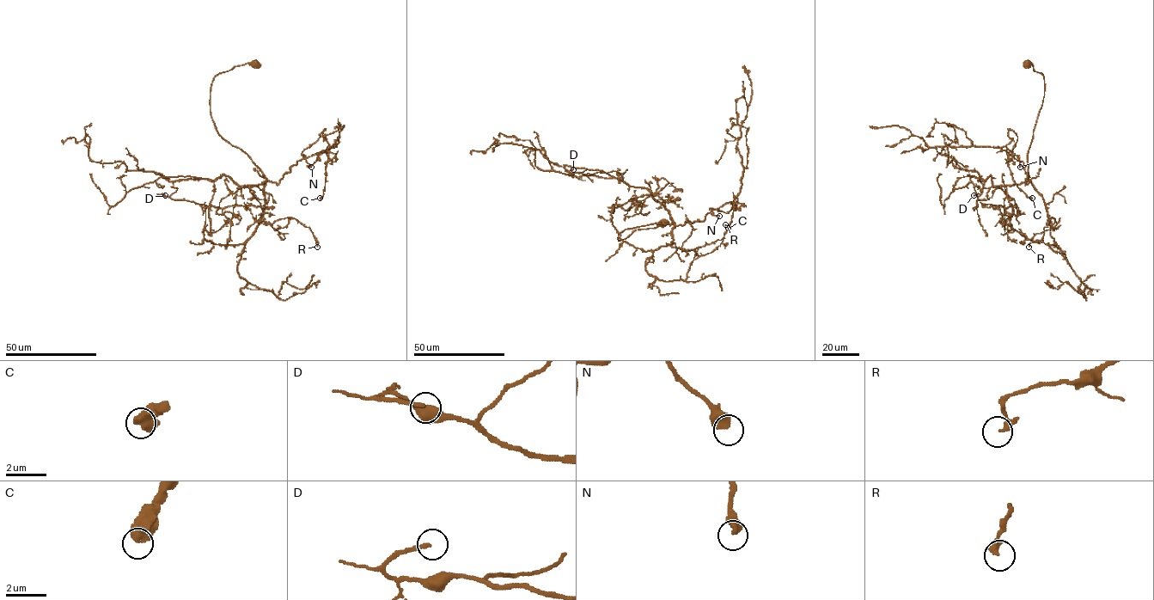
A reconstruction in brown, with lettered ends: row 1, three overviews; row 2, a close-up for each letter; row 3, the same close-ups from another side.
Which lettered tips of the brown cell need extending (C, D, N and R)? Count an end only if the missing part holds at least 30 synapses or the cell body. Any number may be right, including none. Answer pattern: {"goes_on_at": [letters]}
{"goes_on_at": []}

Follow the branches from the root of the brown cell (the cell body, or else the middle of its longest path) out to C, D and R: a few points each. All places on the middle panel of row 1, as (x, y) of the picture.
C: (663, 223), (619, 240), (625, 229), (704, 221), (735, 197), (736, 207), (743, 205), (733, 205), (728, 228)
D: (663, 223), (619, 240), (625, 229), (674, 223), (647, 189), (629, 186), (615, 171), (569, 172), (573, 169)
R: (663, 223), (619, 240), (625, 229), (674, 224), (670, 245), (689, 251), (721, 240), (725, 224)

